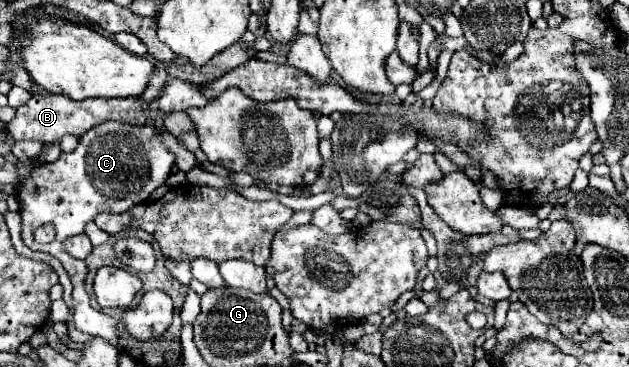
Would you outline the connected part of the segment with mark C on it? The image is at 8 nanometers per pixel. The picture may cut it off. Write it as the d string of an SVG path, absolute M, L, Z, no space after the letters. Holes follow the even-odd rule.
M104 121L86 131L72 153L62 153L58 161L32 169L30 177L20 185L18 197L22 215L22 241L32 251L46 251L56 257L70 275L74 285L72 303L76 329L88 335L100 335L108 339L114 347L118 347L118 319L112 319L90 307L90 299L84 289L84 279L88 273L86 263L70 257L62 249L62 241L66 237L84 233L84 225L102 211L124 213L134 205L146 201L152 191L166 181L172 165L174 155L160 143L152 125L132 127L130 123L122 121ZM46 223L54 225L56 237L52 243L36 243L34 231Z

